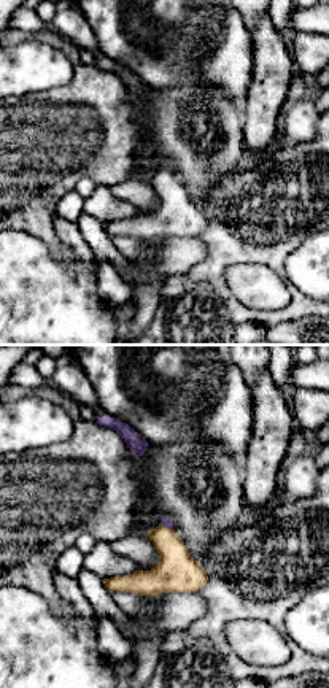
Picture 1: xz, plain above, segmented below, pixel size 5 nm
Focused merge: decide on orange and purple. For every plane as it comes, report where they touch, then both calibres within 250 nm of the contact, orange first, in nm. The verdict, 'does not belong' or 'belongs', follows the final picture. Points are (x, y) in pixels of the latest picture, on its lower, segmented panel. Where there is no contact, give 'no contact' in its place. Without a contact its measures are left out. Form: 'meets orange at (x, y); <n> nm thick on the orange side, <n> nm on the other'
meets orange at (166, 528); 220 nm thick on the orange side, 50 nm on the other

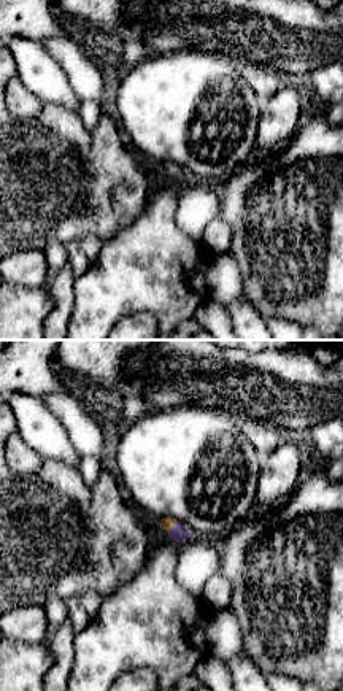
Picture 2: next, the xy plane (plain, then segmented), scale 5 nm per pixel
meets orange at (172, 526); 60 nm thick on the orange side, 90 nm on the other

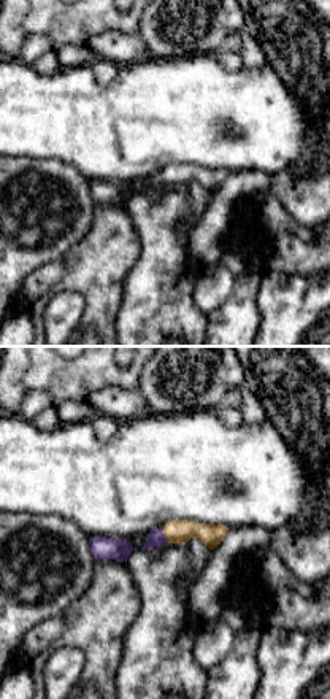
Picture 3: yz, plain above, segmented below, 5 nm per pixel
meets orange at (165, 536); 130 nm thick on the orange side, 90 nm on the other

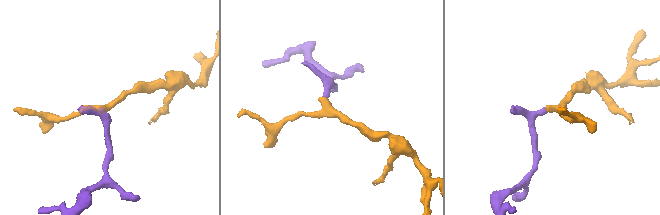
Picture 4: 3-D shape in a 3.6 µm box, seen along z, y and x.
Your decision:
belongs

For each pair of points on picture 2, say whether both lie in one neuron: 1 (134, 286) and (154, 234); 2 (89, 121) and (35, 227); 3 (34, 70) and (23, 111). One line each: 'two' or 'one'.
1: one
2: two
3: two

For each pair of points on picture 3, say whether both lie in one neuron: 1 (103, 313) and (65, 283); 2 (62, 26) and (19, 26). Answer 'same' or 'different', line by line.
1: same
2: same

